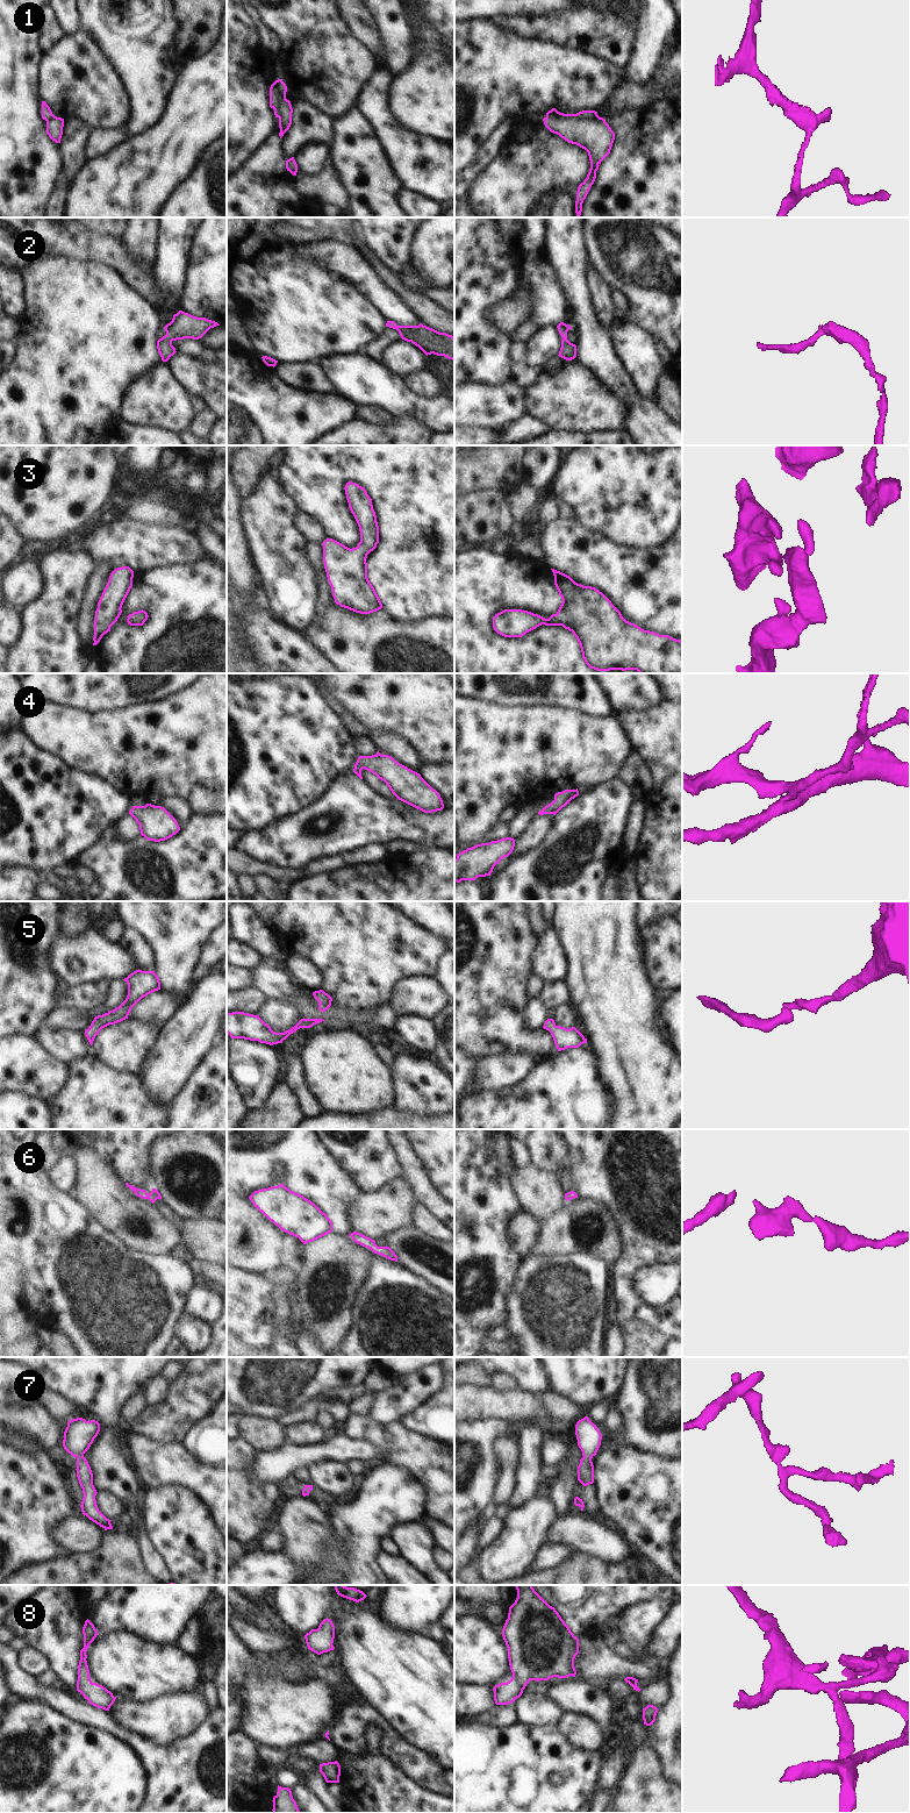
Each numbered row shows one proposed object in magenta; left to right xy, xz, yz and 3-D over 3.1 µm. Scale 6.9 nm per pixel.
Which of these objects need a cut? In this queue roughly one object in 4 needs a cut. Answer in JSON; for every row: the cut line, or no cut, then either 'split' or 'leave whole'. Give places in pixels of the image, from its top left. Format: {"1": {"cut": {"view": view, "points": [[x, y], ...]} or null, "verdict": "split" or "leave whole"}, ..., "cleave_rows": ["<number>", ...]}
{"1": {"cut": {"view": "yz", "points": [[597, 115], [593, 118], [549, 115], [546, 118]]}, "verdict": "split"}, "2": {"cut": null, "verdict": "leave whole"}, "3": {"cut": null, "verdict": "leave whole"}, "4": {"cut": null, "verdict": "leave whole"}, "5": {"cut": null, "verdict": "leave whole"}, "6": {"cut": null, "verdict": "leave whole"}, "7": {"cut": null, "verdict": "leave whole"}, "8": {"cut": null, "verdict": "leave whole"}, "cleave_rows": ["1"]}

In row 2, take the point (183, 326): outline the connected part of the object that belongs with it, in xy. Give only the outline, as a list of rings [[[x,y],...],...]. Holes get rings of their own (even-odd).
[[[182,311],[173,315],[173,319],[164,329],[166,335],[157,341],[157,349],[163,362],[167,362],[177,351],[173,341],[184,338],[201,338],[210,328],[220,326],[206,317],[196,317]]]

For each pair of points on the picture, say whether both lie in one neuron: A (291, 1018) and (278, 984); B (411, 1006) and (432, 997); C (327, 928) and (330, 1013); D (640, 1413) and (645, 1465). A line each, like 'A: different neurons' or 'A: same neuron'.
A: different neurons
B: same neuron
C: different neurons
D: different neurons

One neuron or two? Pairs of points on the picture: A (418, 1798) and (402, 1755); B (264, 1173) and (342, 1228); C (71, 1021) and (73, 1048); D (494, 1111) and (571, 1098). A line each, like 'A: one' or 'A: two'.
A: two
B: one
C: two
D: one

